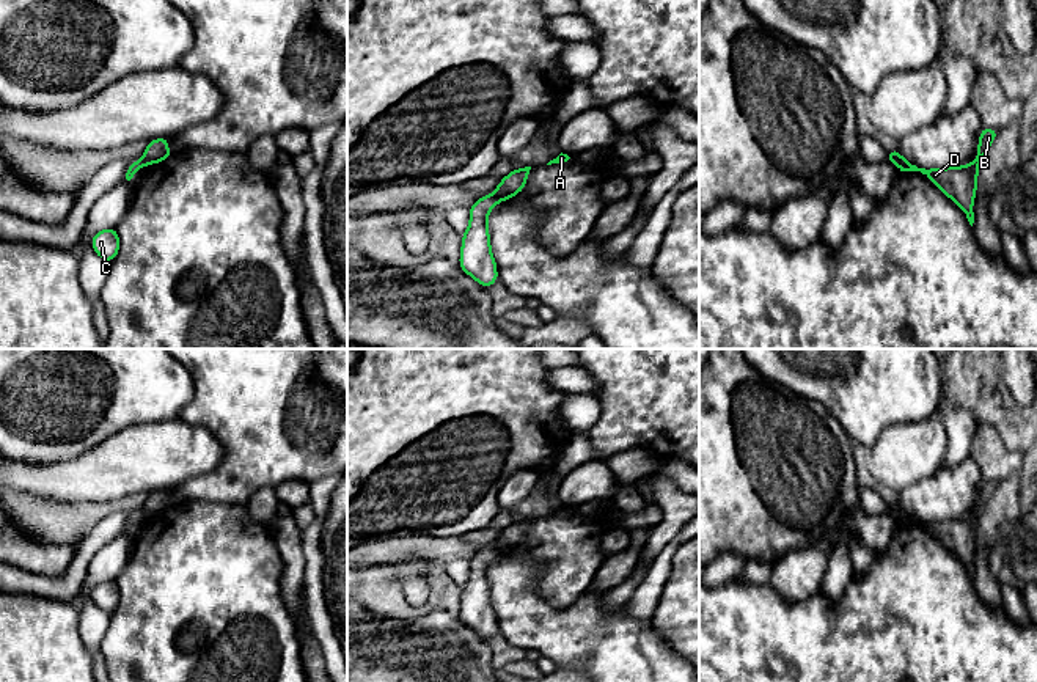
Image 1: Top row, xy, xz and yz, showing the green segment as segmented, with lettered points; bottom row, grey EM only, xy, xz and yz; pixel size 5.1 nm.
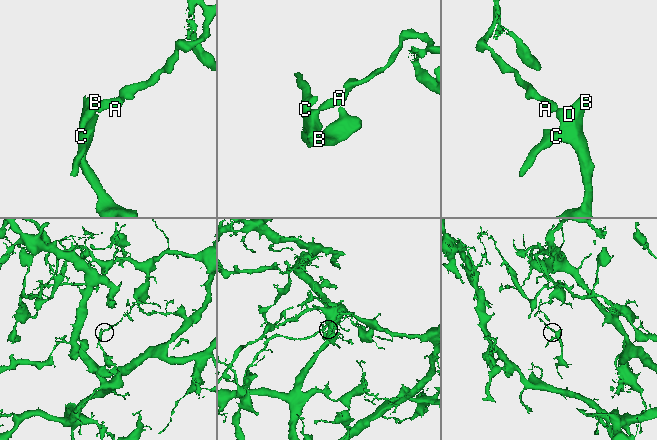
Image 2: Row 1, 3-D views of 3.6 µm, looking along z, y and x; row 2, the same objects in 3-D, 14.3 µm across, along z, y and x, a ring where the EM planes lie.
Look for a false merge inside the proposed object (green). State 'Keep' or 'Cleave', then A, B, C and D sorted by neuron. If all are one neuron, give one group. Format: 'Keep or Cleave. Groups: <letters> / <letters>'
Cleave. Groups: A / B C D

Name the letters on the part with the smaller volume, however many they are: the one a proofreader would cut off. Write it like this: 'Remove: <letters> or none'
Remove: B, C, D

